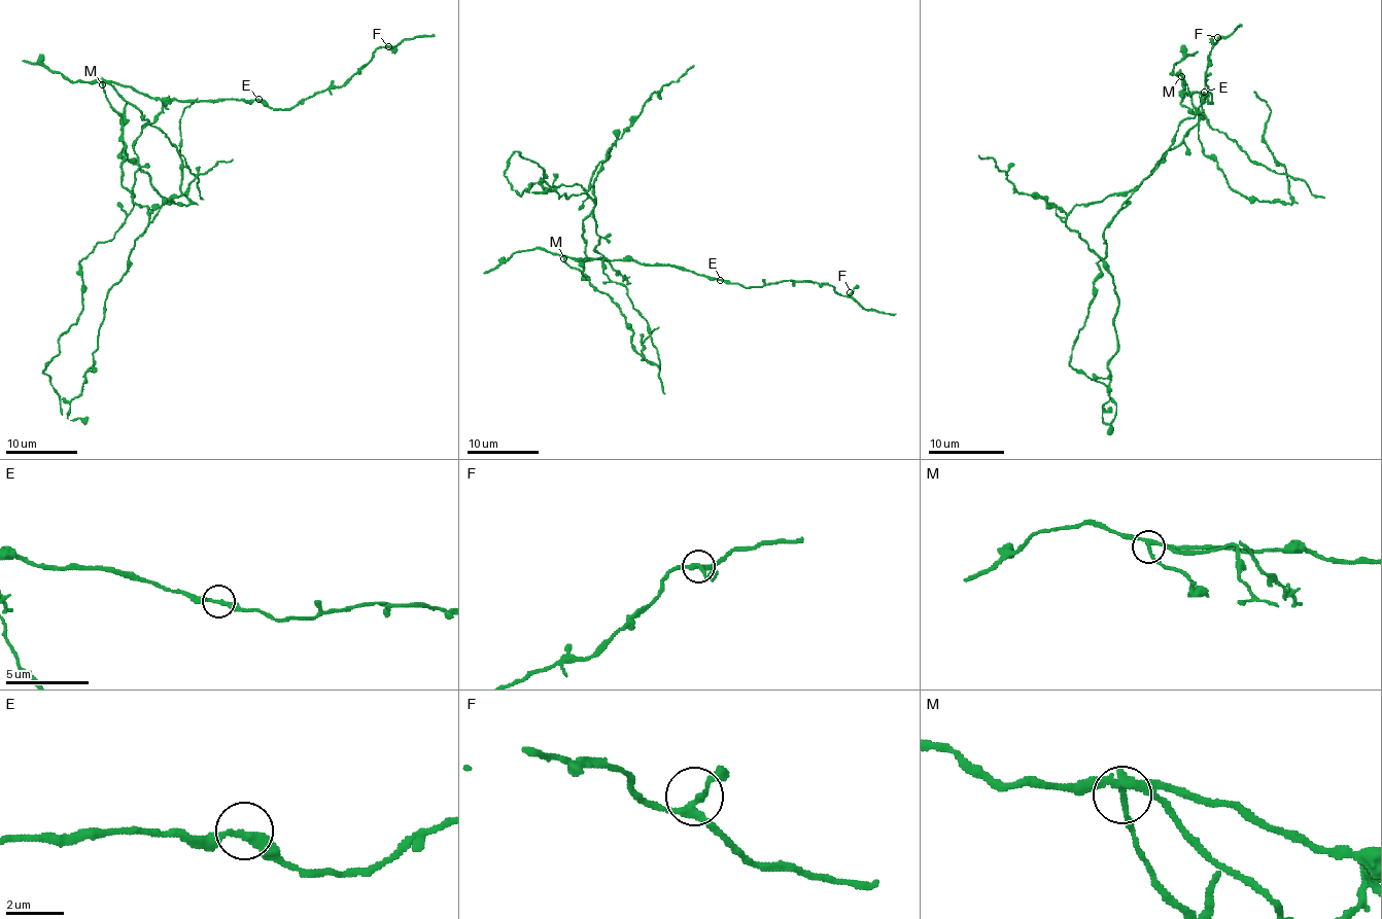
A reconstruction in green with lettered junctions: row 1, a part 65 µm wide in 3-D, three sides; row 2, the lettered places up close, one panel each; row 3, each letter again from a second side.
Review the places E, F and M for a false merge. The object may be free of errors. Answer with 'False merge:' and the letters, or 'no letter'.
False merge: M

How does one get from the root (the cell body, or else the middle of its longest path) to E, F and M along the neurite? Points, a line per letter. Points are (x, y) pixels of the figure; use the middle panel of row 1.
E: (583, 269), (583, 274), (565, 259), (637, 259), (652, 266), (677, 266), (720, 280)
F: (583, 269), (565, 259), (637, 259), (746, 287), (791, 280), (850, 292)
M: (583, 269), (583, 274), (563, 258)

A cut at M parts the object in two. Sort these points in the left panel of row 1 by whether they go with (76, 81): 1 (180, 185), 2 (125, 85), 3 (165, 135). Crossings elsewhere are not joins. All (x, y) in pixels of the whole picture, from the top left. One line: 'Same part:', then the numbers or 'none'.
Same part: 2, 3

